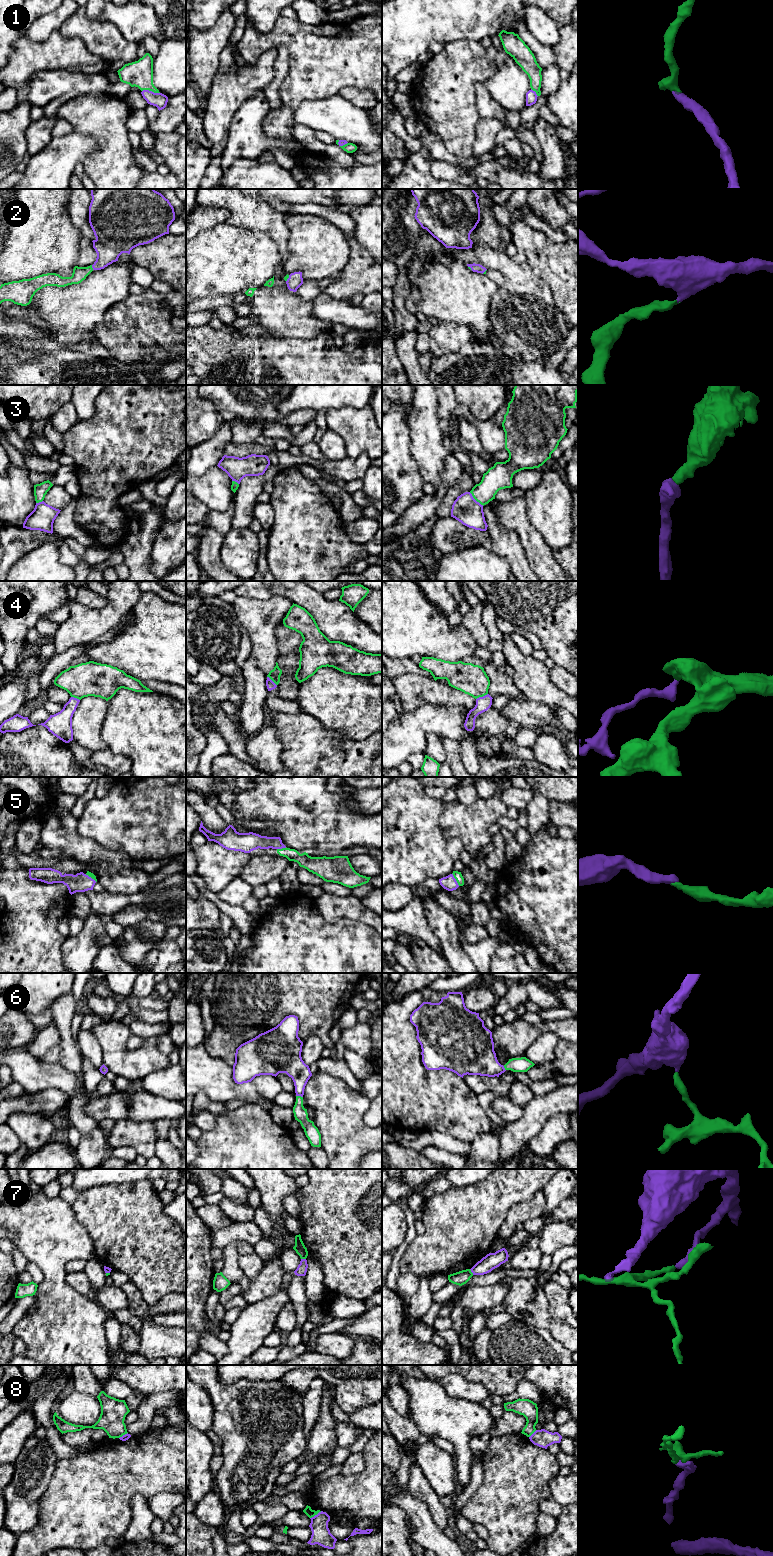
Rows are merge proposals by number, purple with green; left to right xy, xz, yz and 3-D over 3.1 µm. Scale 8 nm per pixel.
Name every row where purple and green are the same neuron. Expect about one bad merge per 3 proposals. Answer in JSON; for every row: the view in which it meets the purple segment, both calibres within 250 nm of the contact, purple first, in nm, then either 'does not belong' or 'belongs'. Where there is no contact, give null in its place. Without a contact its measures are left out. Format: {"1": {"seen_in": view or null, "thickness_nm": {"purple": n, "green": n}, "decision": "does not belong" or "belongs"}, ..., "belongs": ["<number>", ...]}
{"1": {"seen_in": "xy", "thickness_nm": {"purple": 120, "green": 200}, "decision": "belongs"}, "2": {"seen_in": "xy", "thickness_nm": {"purple": 240, "green": 120}, "decision": "belongs"}, "3": {"seen_in": "yz", "thickness_nm": {"purple": 220, "green": 190}, "decision": "belongs"}, "4": {"seen_in": "yz", "thickness_nm": {"purple": 110, "green": 240}, "decision": "does not belong"}, "5": {"seen_in": "yz", "thickness_nm": {"purple": 120, "green": 70}, "decision": "belongs"}, "6": {"seen_in": "xz", "thickness_nm": {"purple": 170, "green": 110}, "decision": "belongs"}, "7": {"seen_in": "yz", "thickness_nm": {"purple": 130, "green": 120}, "decision": "does not belong"}, "8": {"seen_in": "xz", "thickness_nm": {"purple": 150, "green": 70}, "decision": "does not belong"}, "belongs": ["1", "2", "3", "5", "6"]}

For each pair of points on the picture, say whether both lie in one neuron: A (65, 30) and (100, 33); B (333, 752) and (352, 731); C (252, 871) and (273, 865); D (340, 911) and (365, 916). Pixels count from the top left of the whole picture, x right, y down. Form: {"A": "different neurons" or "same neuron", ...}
{"A": "same neuron", "B": "different neurons", "C": "same neuron", "D": "same neuron"}

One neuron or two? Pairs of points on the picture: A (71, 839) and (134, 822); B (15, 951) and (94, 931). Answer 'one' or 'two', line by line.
A: two
B: two

